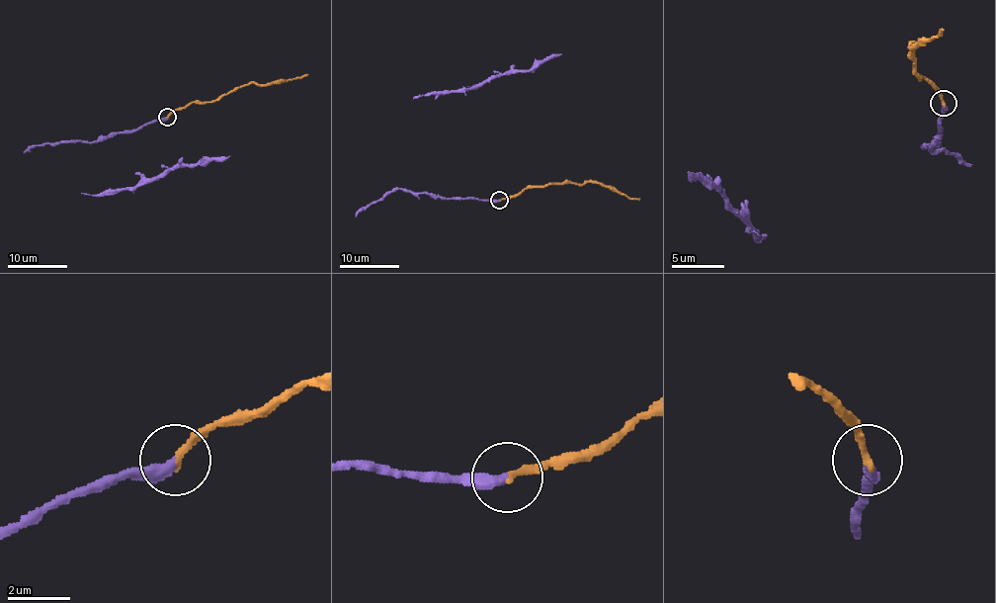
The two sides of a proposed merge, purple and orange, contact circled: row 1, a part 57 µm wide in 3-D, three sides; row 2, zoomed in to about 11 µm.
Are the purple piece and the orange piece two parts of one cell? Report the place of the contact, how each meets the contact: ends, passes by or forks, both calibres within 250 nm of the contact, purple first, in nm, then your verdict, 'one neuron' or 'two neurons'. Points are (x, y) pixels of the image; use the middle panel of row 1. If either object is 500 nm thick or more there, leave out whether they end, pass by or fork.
place (499, 200); purple ends; orange ends; calibres 360 and 220 nm; one neuron

